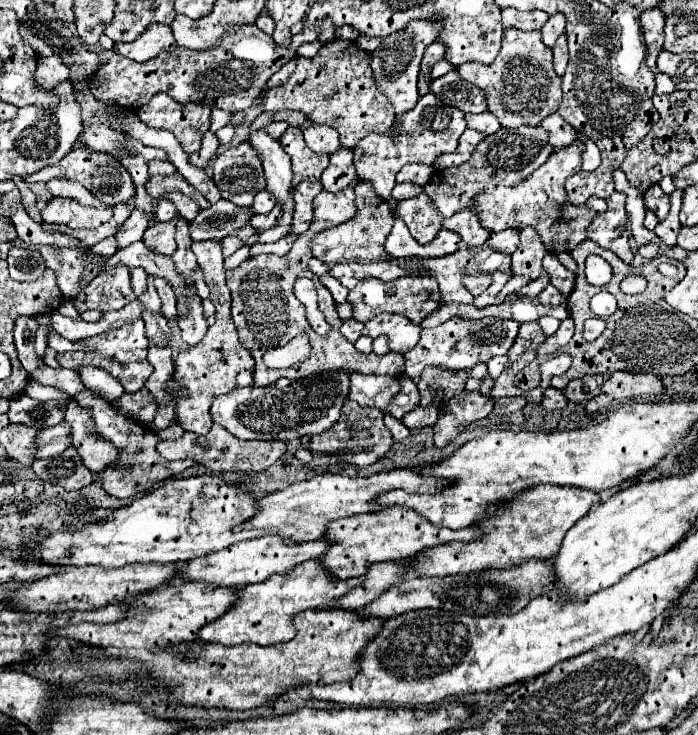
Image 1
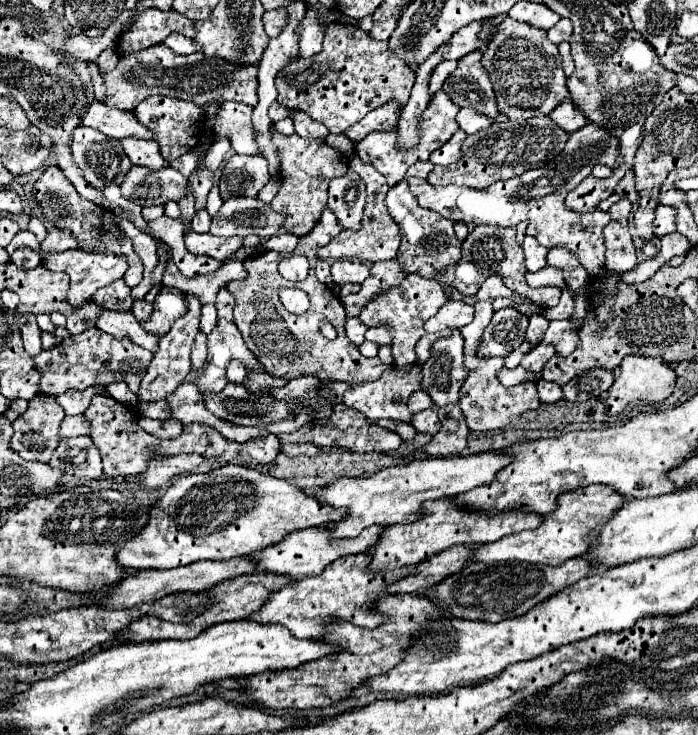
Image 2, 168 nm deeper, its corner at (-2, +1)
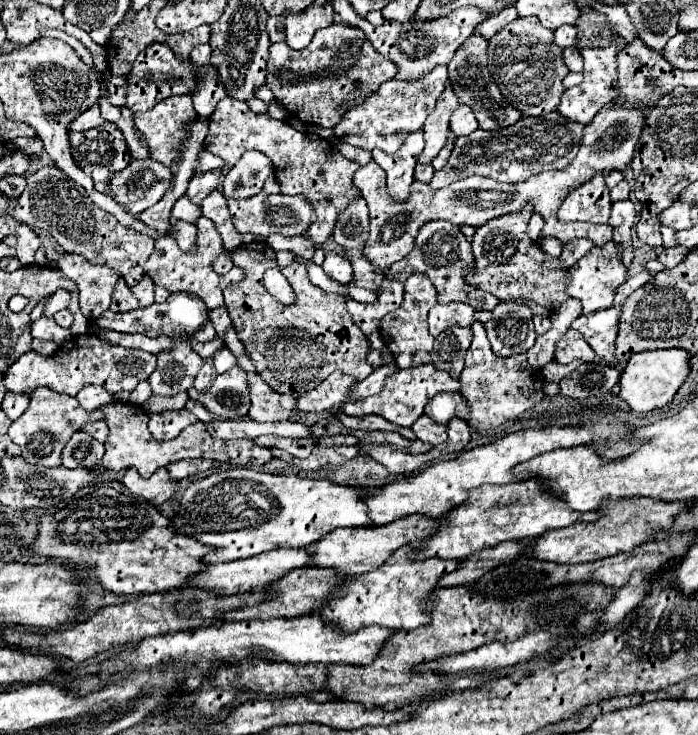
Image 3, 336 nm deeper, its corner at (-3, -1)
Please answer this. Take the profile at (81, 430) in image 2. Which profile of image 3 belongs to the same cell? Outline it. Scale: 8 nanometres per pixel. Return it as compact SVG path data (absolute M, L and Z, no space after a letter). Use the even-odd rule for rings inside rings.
M95 420L95 422L87 422L85 426L83 426L83 430L87 432L87 434L91 434L95 440L99 440L99 442L105 442L105 438L107 438L107 424L103 422L103 420Z

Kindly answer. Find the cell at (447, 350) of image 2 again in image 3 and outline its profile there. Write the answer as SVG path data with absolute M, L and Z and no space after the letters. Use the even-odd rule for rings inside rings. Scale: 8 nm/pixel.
M449 328L441 332L435 338L435 346L431 350L433 366L437 370L445 370L451 374L451 378L459 378L463 370L463 358L467 352L467 346L471 344L471 328Z

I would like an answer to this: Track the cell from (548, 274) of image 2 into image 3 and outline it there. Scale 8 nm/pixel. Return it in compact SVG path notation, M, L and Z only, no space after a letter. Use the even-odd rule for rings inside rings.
M607 242L601 248L593 248L587 252L579 262L575 262L563 280L563 290L565 294L579 298L583 302L583 314L591 314L603 308L609 308L613 304L613 292L619 284L627 280L627 272L623 270L623 264L619 262L619 256L615 254L615 244Z

